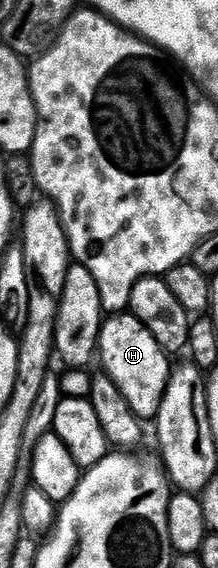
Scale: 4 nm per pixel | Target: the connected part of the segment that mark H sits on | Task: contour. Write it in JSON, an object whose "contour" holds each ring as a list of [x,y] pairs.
{"contour":[[[112,314],[103,321],[98,360],[104,363],[103,371],[118,386],[118,390],[122,390],[122,398],[130,402],[130,410],[134,410],[141,421],[148,422],[159,416],[168,389],[168,378],[174,368],[168,365],[169,354],[138,317],[133,314]]]}

